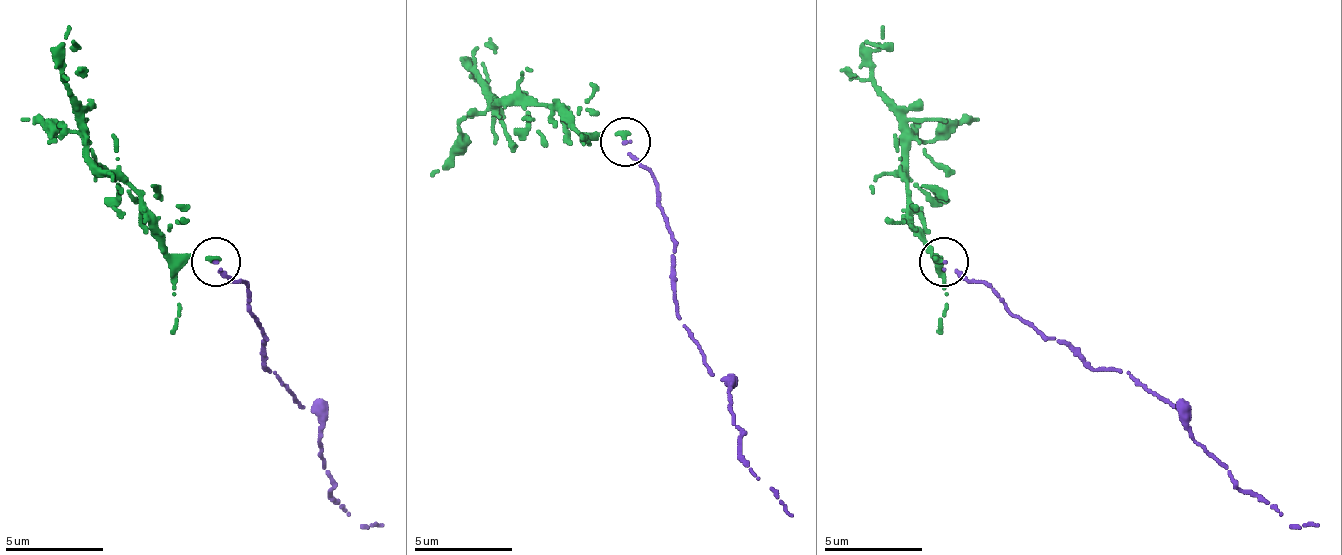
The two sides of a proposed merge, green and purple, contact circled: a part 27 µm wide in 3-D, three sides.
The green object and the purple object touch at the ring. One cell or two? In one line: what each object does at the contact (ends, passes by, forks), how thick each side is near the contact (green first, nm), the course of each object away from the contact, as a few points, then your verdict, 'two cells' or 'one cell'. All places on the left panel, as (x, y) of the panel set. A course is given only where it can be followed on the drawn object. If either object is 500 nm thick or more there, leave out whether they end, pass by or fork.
green ends there; purple ends there; 280 nm thick on the green side, 130 nm on the other; green runs (217, 261), (172, 256), (138, 197), (89, 157), (84, 113), (64, 83), (64, 54), (79, 44), (74, 39); purple runs (217, 261), (246, 280), (266, 369), (320, 418), (330, 497), (359, 526), (384, 526); two cells

